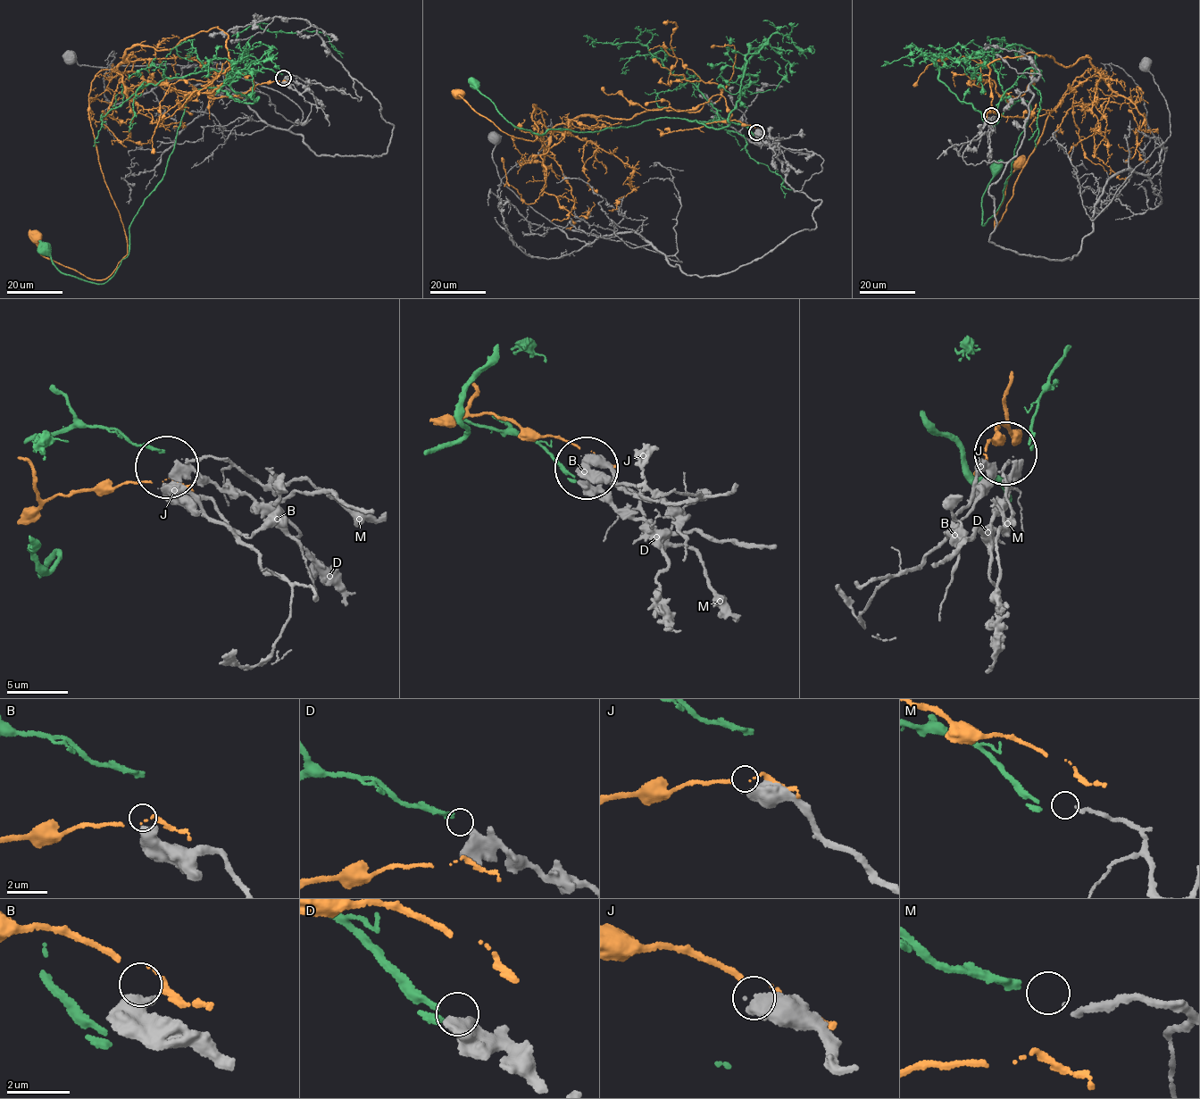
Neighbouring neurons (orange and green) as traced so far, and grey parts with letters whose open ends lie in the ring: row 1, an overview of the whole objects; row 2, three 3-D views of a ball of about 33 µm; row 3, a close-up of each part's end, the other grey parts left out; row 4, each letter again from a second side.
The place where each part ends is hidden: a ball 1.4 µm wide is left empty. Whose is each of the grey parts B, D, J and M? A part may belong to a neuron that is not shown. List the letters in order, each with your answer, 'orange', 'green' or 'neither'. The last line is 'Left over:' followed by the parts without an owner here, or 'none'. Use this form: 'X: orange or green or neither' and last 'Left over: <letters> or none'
B: neither
D: neither
J: neither
M: neither
Left over: B, D, J, M

